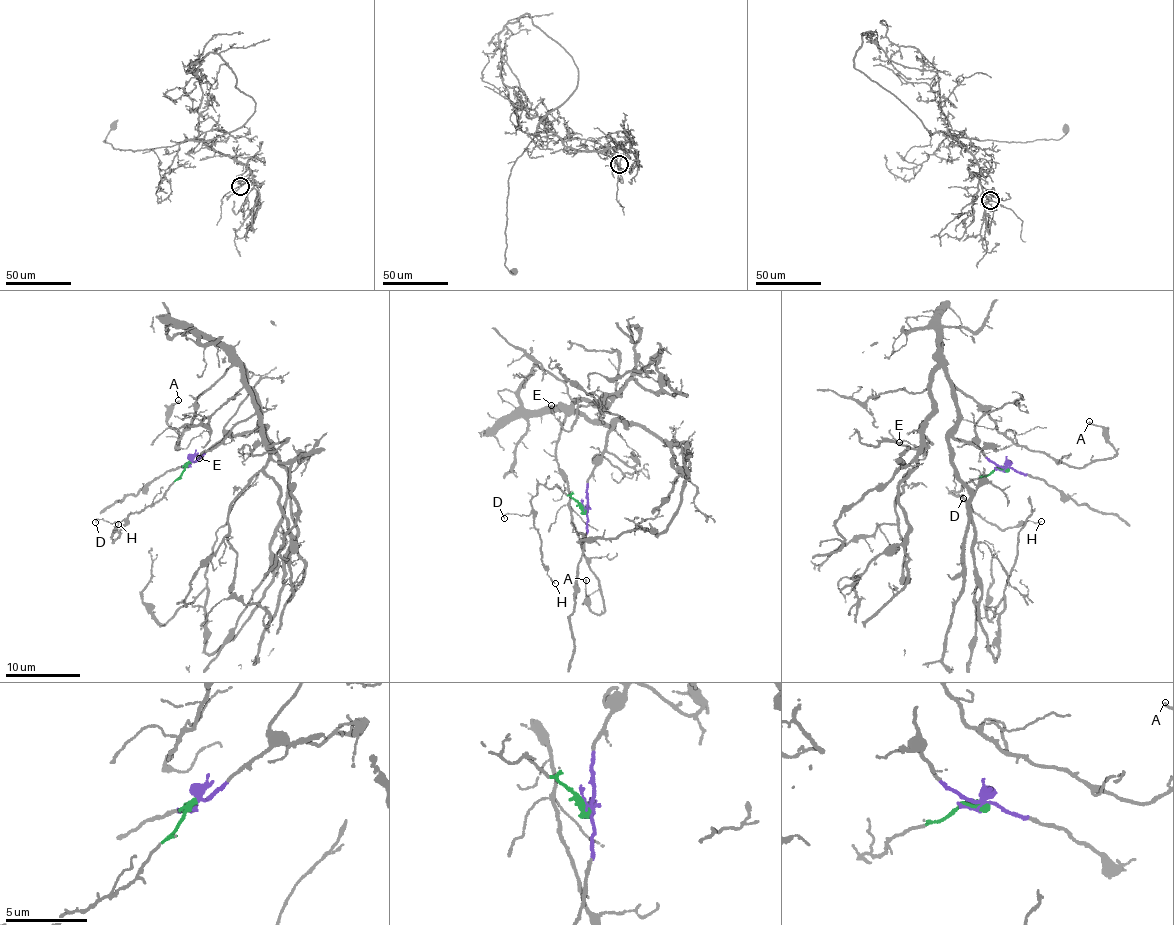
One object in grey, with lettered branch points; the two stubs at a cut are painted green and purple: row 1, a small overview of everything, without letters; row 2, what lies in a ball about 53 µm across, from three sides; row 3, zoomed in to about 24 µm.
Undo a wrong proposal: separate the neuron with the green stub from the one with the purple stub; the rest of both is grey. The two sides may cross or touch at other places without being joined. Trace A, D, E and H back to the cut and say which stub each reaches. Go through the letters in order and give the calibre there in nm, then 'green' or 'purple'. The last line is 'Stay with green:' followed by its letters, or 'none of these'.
A: calibre 130 nm; purple
D: calibre 110 nm; green
E: calibre 120 nm; purple
H: calibre 100 nm; green
Stay with green: D, H

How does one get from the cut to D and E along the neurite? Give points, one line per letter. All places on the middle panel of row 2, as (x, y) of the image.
D: (583, 508), (555, 486), (549, 488), (539, 484), (529, 514), (506, 513), (504, 518)
E: (583, 508), (586, 486), (612, 426), (575, 408), (577, 401), (598, 404), (579, 406), (570, 430), (551, 404)

